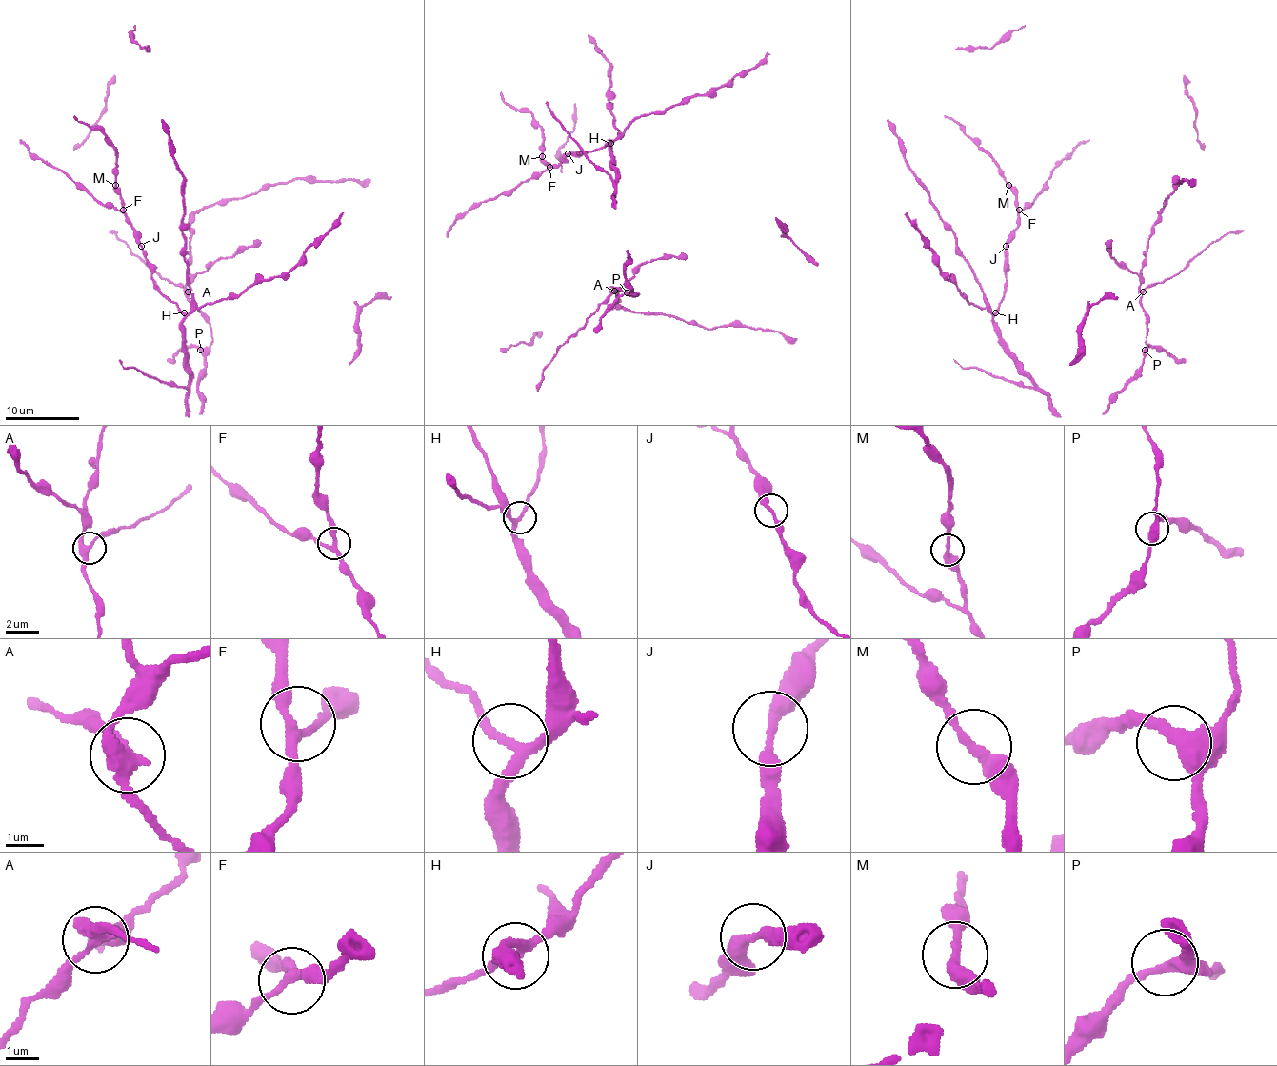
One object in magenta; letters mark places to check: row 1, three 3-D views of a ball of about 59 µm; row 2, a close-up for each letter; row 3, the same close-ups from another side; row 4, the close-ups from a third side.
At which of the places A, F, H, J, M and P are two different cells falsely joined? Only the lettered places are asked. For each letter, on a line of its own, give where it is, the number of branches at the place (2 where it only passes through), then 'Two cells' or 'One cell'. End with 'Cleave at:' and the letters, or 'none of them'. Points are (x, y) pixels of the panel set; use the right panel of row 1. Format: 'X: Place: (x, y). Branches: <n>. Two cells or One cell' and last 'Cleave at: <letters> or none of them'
A: Place: (1143, 291). Branches: 3. Two cells
F: Place: (1019, 210). Branches: 3. One cell
H: Place: (995, 312). Branches: 3. One cell
J: Place: (1006, 246). Branches: 2. One cell
M: Place: (1008, 185). Branches: 2. One cell
P: Place: (1145, 350). Branches: 3. One cell
Cleave at: A

